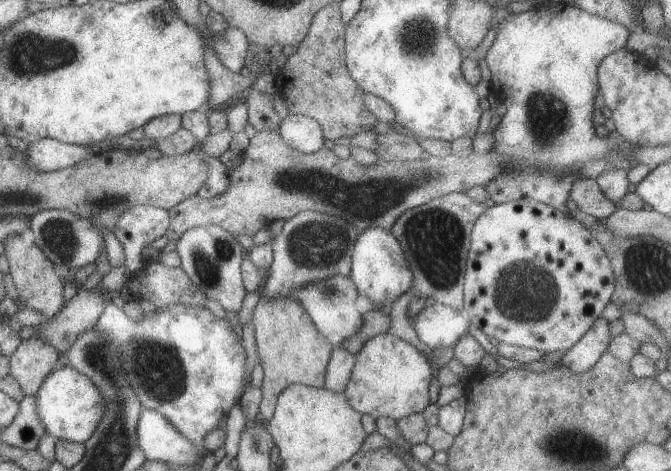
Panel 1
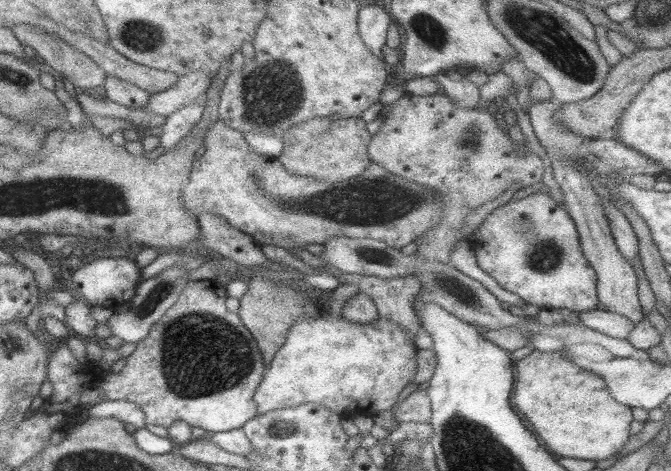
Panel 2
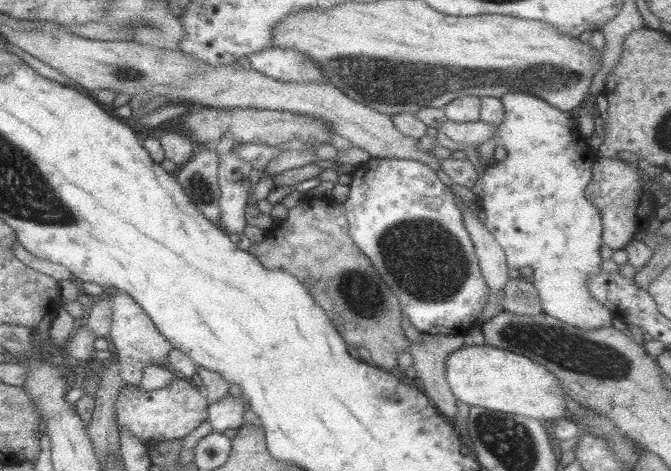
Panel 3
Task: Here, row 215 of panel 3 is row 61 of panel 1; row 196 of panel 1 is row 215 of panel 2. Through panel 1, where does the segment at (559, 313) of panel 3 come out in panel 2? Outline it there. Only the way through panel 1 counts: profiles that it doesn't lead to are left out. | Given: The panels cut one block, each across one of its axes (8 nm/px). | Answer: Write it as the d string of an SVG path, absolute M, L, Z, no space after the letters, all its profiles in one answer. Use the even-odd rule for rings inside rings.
M541 188L535 194L525 196L523 200L511 200L509 204L493 210L485 216L485 222L479 228L477 242L471 244L477 254L477 264L487 272L495 282L517 296L527 304L537 304L543 310L563 308L567 312L587 312L595 310L599 304L597 298L597 274L591 264L581 254L581 240L571 216L555 204L555 200Z

